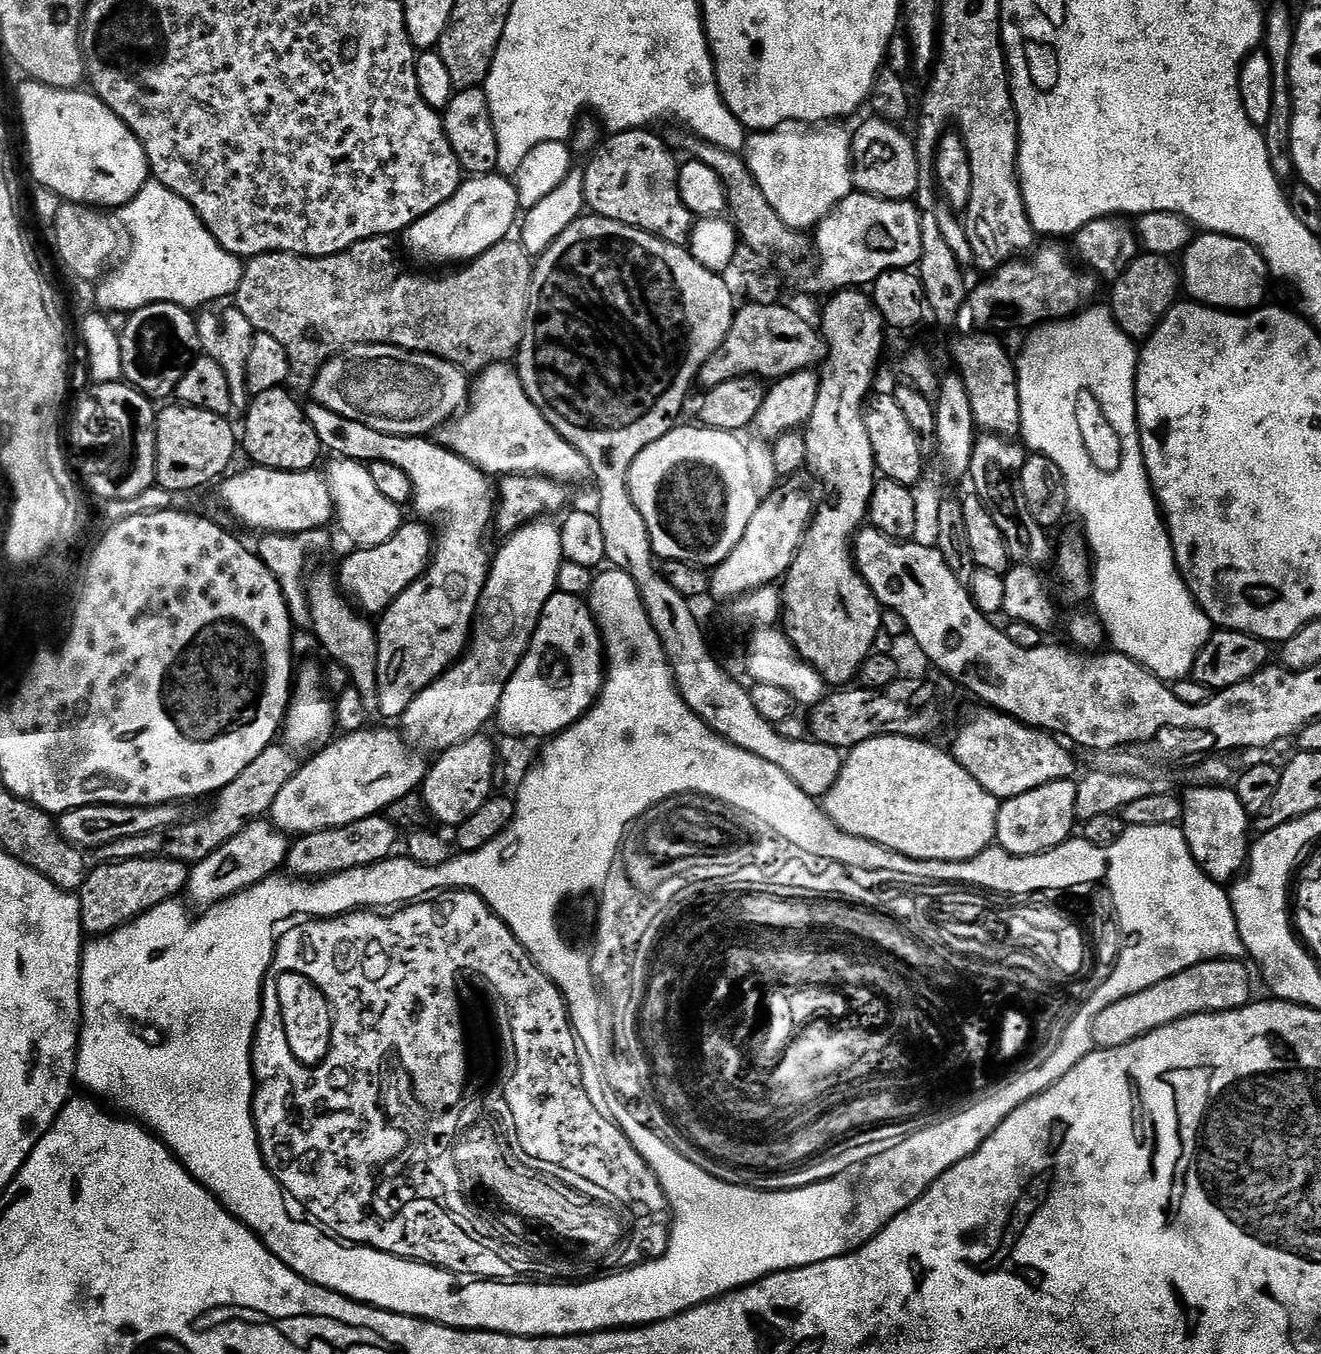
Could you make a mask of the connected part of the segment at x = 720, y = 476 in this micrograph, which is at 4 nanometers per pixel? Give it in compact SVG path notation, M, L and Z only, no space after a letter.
M677 426L658 438L658 442L646 446L646 450L642 450L642 454L638 454L630 466L628 493L634 506L638 506L638 514L646 518L646 530L650 530L653 553L661 561L690 562L711 570L730 558L738 542L742 542L748 533L750 518L754 518L758 510L762 494L758 486L754 486L749 445L744 445L737 433L695 427Z

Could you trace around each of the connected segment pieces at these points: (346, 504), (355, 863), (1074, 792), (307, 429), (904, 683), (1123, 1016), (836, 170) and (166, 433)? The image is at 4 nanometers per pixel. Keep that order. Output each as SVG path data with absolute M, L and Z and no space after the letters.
M336 458L329 468L326 468L326 479L332 487L334 514L340 520L340 528L353 540L356 548L373 548L382 546L400 529L402 523L401 505L390 502L378 491L374 483L371 467L356 458Z
M387 815L367 816L341 828L311 832L299 837L288 851L286 868L296 878L323 878L333 876L336 872L370 866L392 859L400 836L402 840L401 829L397 828L394 822L390 822Z
M1075 779L1049 782L1046 786L1038 786L1034 790L1026 790L1026 794L1018 794L1014 798L1003 801L998 810L995 843L1012 856L1037 856L1067 842L1073 835L1072 827L1077 827L1078 824L1076 818L1078 790L1076 785L1077 781Z
M281 386L274 390L266 390L265 392L255 393L250 400L250 409L252 413L248 416L248 421L244 424L244 432L242 428L242 448L248 451L248 456L253 465L262 468L273 468L274 470L282 470L283 472L307 472L315 469L316 464L320 460L320 451L322 445L318 434L314 430L314 426L308 421L307 411L288 393L287 387Z
M901 678L895 680L890 686L881 688L879 690L875 688L866 688L863 686L848 686L843 690L832 690L825 695L824 699L819 703L811 705L809 716L806 716L807 731L810 733L811 739L816 740L819 744L825 744L826 746L834 746L841 750L851 750L857 748L862 742L866 742L870 738L878 738L879 736L910 736L913 738L932 738L932 735L947 722L948 716L952 716L956 712L956 692L958 688L955 683L944 682L948 684L936 685L932 680L907 680L907 678Z
M1211 960L1198 966L1190 966L1190 970L1182 970L1182 974L1174 974L1174 978L1166 978L1166 982L1158 982L1158 986L1150 986L1150 990L1138 990L1138 994L1130 994L1130 998L1122 998L1122 1002L1114 1002L1114 1006L1106 1006L1098 1018L1092 1023L1092 1043L1096 1048L1117 1048L1126 1046L1126 1042L1134 1042L1134 1038L1142 1038L1150 1034L1150 1030L1158 1030L1170 1022L1178 1022L1187 1016L1197 1016L1207 1012L1225 1012L1238 1010L1253 999L1252 976L1248 968L1240 960Z
M828 122L823 126L785 126L777 128L775 130L769 130L766 132L756 132L749 135L746 140L746 161L749 166L749 170L753 172L754 178L757 180L758 186L761 187L762 194L765 195L768 200L768 204L774 208L778 217L788 225L789 228L795 230L812 230L820 221L825 220L834 209L836 209L841 202L846 199L847 196L852 195L854 191L854 185L852 182L852 138L853 133L847 132L844 129L845 125L840 122Z
M179 402L164 407L168 406L159 409L155 422L156 484L174 494L192 492L207 484L215 485L229 471L227 468L236 456L236 448L238 452L237 429L236 432L232 429L228 416L219 416L210 410L191 408L189 404Z

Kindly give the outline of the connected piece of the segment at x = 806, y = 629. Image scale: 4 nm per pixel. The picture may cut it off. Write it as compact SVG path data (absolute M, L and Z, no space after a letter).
M840 290L829 300L832 301L824 308L824 328L822 327L828 365L820 376L818 402L806 425L806 468L817 481L822 482L826 499L817 507L794 562L788 568L788 575L783 577L782 624L800 657L811 664L829 685L848 686L861 675L865 661L873 655L876 637L882 632L882 605L856 568L853 541L869 519L872 491L878 483L876 448L868 432L866 401L873 391L872 379L876 376L876 367L879 366L880 355L884 352L886 325L867 291Z

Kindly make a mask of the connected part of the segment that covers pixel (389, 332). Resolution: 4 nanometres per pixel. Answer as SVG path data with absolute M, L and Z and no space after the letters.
M375 236L363 240L333 256L295 256L293 252L267 252L261 256L251 257L247 261L244 281L238 286L234 297L235 307L250 322L250 326L262 334L270 334L270 338L278 338L292 363L292 376L300 384L311 386L324 363L333 360L341 352L346 352L356 344L393 344L405 348L407 352L424 352L428 356L436 356L439 360L450 362L456 368L463 368L465 373L479 374L492 364L503 364L511 361L519 353L520 344L524 341L524 329L530 319L530 301L534 291L534 258L524 249L519 239L509 238L486 250L477 260L471 261L461 272L452 272L449 276L419 276L416 272L407 272L400 261L400 248L396 245L396 236Z

